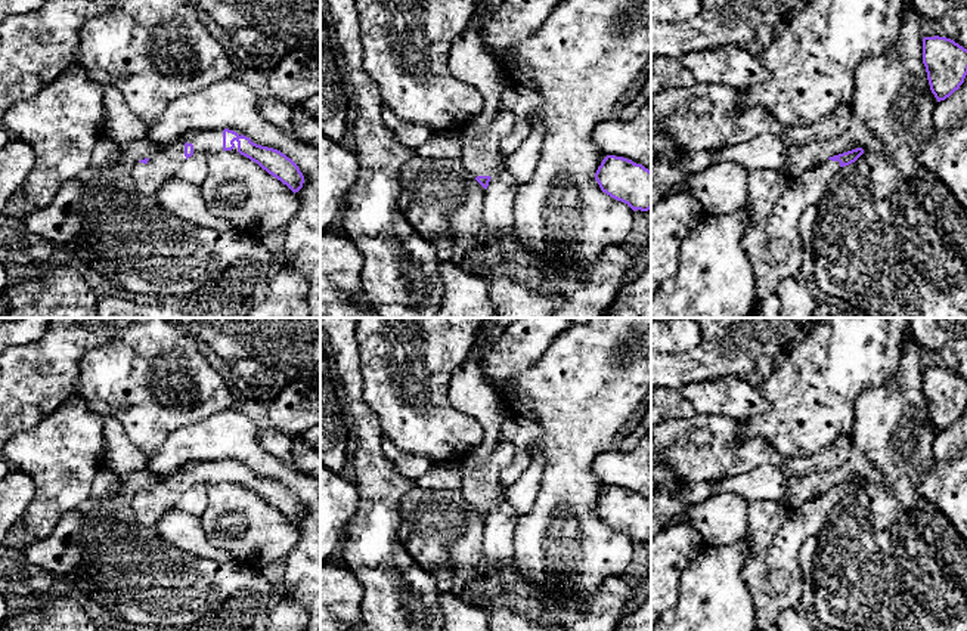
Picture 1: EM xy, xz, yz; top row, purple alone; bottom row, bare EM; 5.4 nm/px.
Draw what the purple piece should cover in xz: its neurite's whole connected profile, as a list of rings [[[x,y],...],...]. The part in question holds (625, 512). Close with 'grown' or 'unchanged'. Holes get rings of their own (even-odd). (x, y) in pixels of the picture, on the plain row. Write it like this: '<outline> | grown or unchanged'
[[[607,486],[595,504],[602,523],[633,542],[651,539],[651,502],[632,491]]] | unchanged

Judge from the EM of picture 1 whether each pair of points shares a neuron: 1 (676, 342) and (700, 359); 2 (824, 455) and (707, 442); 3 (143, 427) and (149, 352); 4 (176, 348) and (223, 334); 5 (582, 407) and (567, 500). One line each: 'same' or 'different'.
1: different
2: same
3: same
4: different
5: same

